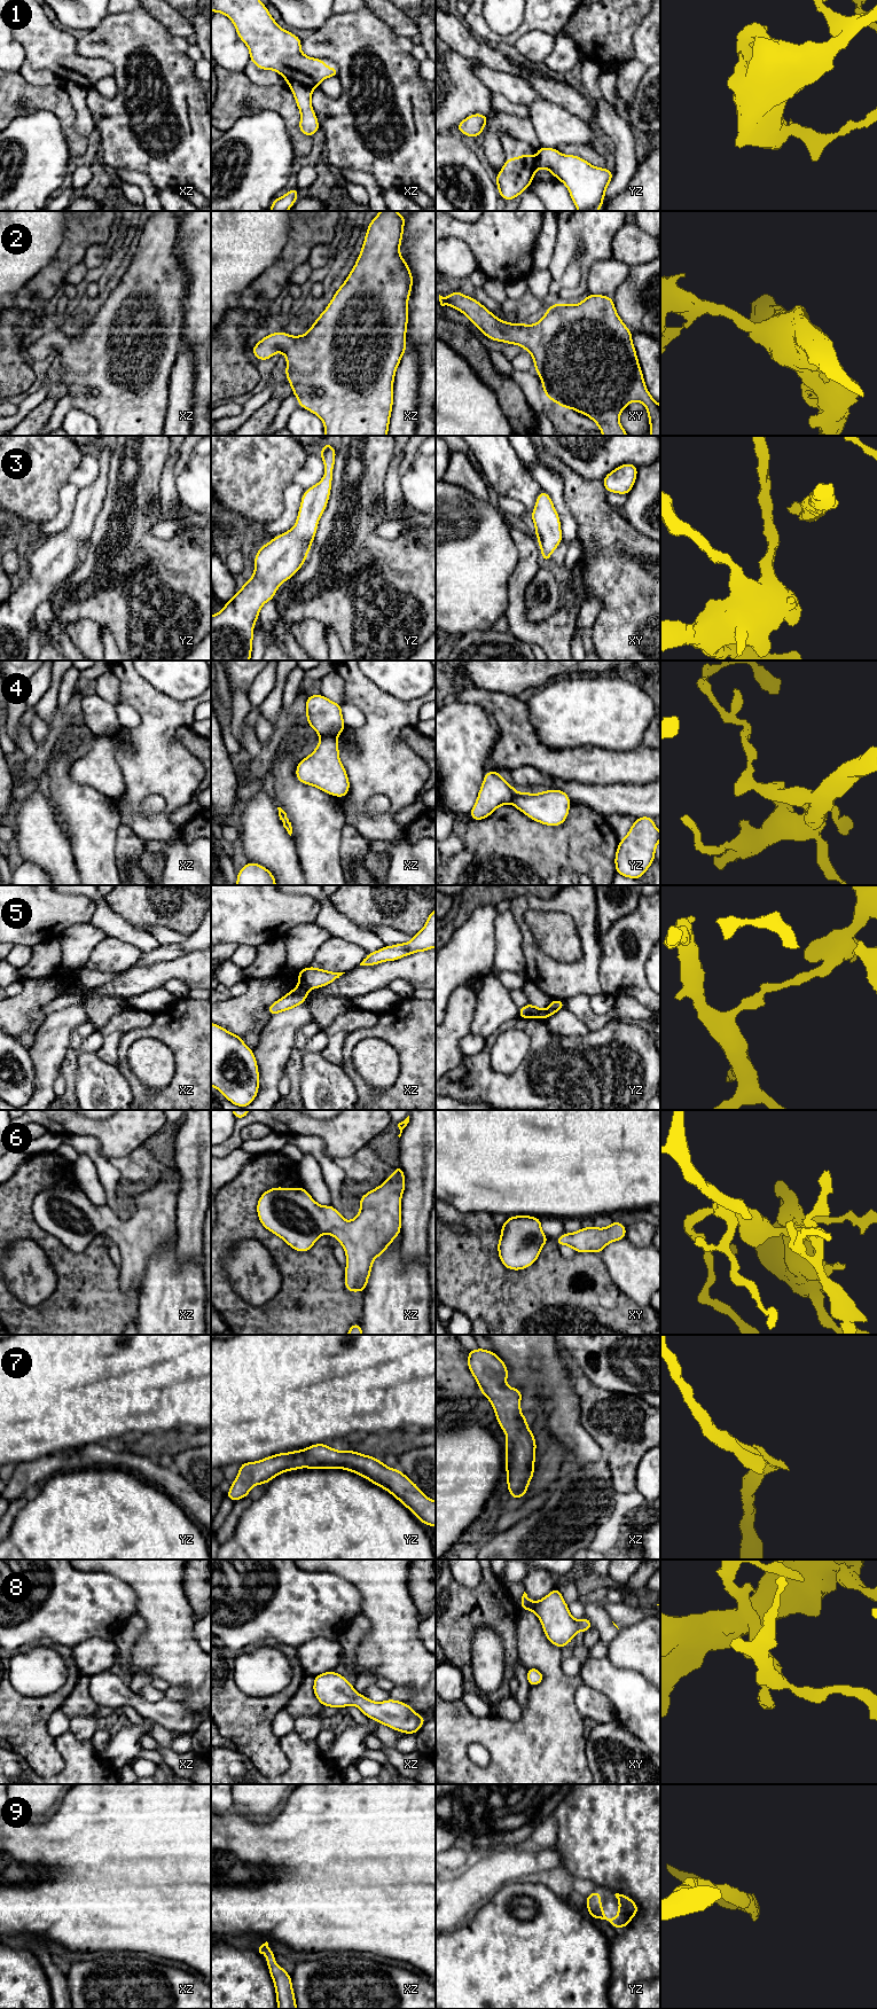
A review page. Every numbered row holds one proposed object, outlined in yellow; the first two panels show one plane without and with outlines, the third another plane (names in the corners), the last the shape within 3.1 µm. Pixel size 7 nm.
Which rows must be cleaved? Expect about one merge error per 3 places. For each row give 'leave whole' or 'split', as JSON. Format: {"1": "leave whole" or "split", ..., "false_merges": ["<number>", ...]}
{"1": "split", "2": "leave whole", "3": "leave whole", "4": "split", "5": "split", "6": "leave whole", "7": "leave whole", "8": "leave whole", "9": "leave whole", "false_merges": ["1", "4", "5"]}

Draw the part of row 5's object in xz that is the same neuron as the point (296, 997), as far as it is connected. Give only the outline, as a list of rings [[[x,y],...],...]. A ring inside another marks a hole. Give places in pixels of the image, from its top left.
[[[298,985],[289,993],[287,993],[284,996],[282,996],[280,1000],[273,1002],[269,1007],[267,1007],[266,1010],[271,1016],[282,1011],[290,1010],[304,1003],[307,995],[308,995],[308,990]]]

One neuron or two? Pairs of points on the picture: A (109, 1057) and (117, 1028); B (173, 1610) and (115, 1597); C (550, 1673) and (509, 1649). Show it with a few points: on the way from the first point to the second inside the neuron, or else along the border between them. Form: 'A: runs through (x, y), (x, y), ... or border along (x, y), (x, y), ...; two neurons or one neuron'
A: runs through (109, 1050), (111, 1034); one neuron
B: border along (122, 1579), (135, 1594), (136, 1615); two neurons
C: border along (516, 1628), (516, 1648), (519, 1659); two neurons

